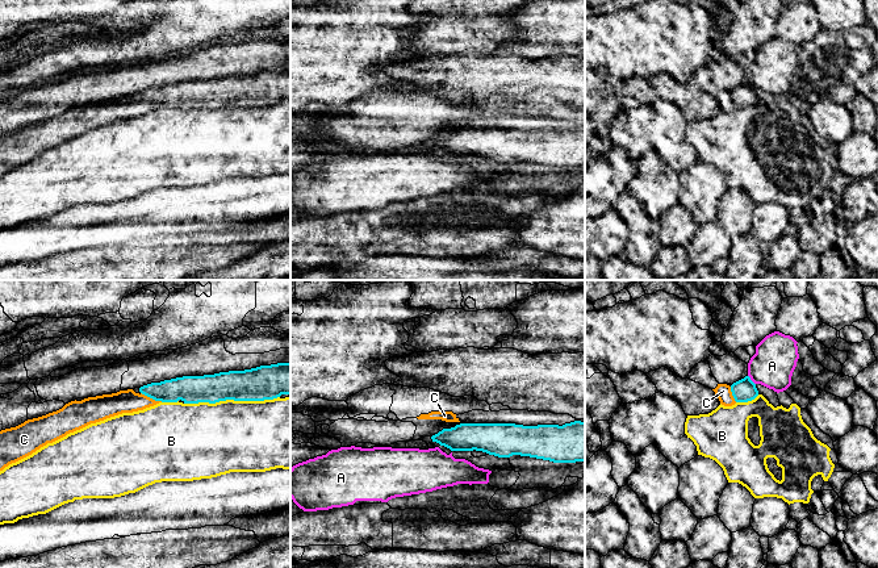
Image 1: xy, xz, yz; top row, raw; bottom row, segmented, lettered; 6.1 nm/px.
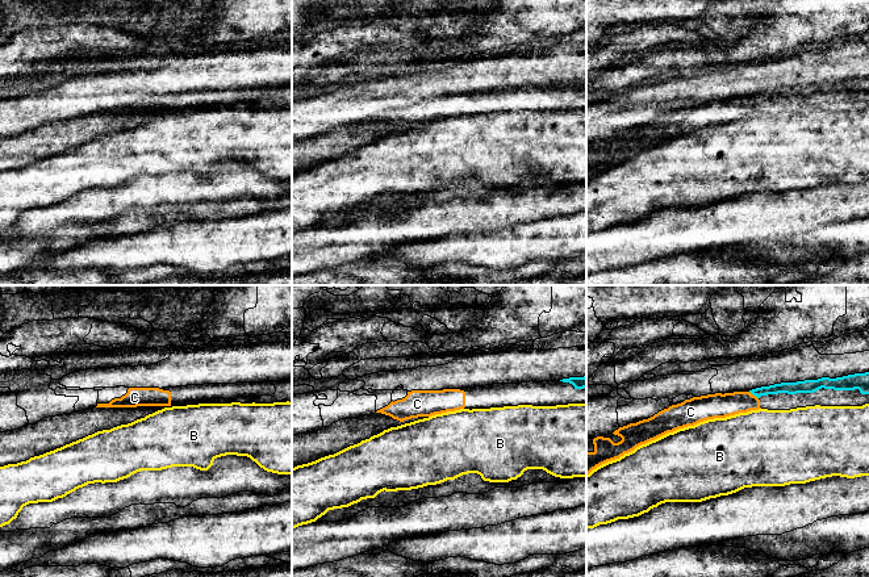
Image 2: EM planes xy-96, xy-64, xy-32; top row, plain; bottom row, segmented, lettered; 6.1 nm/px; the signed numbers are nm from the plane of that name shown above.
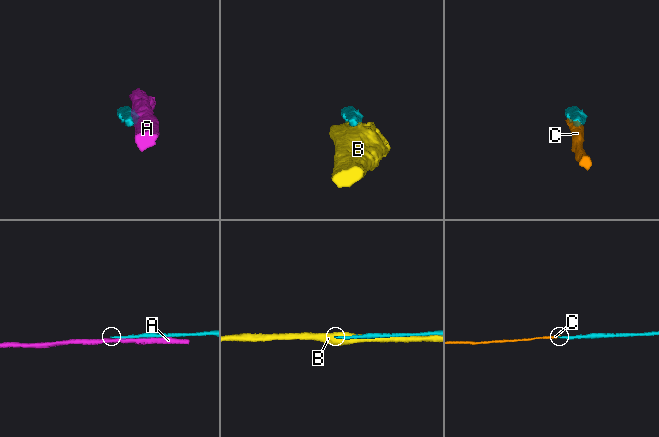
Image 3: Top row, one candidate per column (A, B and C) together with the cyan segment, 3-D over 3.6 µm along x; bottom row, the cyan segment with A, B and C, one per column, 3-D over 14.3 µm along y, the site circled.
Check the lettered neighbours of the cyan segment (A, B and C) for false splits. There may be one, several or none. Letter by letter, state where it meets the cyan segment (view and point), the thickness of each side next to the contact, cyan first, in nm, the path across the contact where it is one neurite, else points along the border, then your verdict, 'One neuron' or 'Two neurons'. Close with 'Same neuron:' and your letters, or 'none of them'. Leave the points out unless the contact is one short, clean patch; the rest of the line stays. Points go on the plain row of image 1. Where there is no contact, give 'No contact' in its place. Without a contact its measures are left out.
A: Touches cyan at yz (751, 86). Thickness 140 nm (cyan) against 260 nm. Two neurons
B: Touches cyan at xy (231, 104). Thickness 200 nm (cyan) against 440 nm. Two neurons
C: Touches cyan at xy (151, 103). Thickness 170 nm (cyan) against 140 nm. Path across: xy (191, 95), (157, 97), (151, 103), (142, 107), (125, 107). One neuron
Same neuron: C

